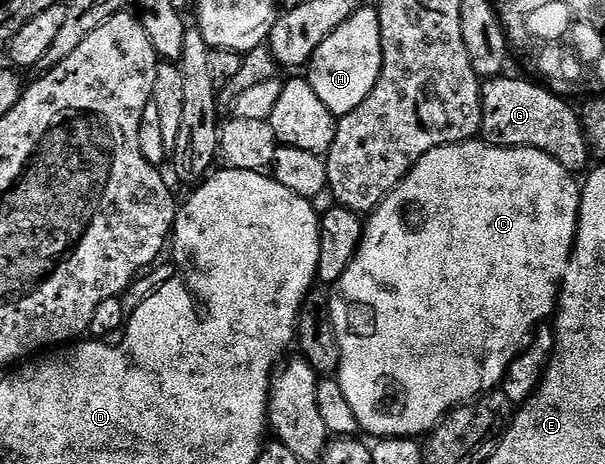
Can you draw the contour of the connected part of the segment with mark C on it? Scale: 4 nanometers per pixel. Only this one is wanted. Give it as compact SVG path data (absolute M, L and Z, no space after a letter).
M474 138L465 141L463 144L445 144L441 148L431 150L427 155L421 156L419 162L414 164L412 170L405 175L404 180L397 185L397 189L391 192L378 208L373 209L371 215L364 221L365 233L361 235L361 245L351 262L351 266L347 266L347 270L343 270L343 274L331 285L329 292L329 309L341 351L341 367L336 373L335 379L341 384L343 395L347 398L351 410L355 410L357 427L362 433L370 432L373 438L424 437L434 431L437 425L458 406L468 405L470 402L494 391L500 385L502 378L505 377L511 366L511 362L521 353L521 349L532 337L537 325L546 323L559 307L561 281L565 279L565 273L569 271L569 257L572 256L573 244L577 241L577 219L581 213L581 188L578 181L576 184L573 180L576 180L574 173L567 171L563 166L559 166L559 162L555 162L555 158L543 154L538 148L494 148L493 145Z

